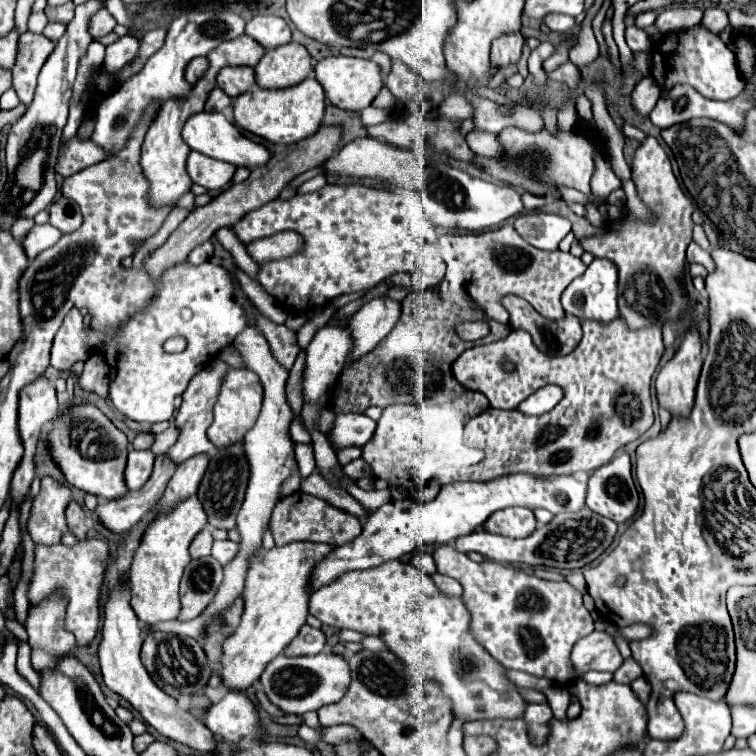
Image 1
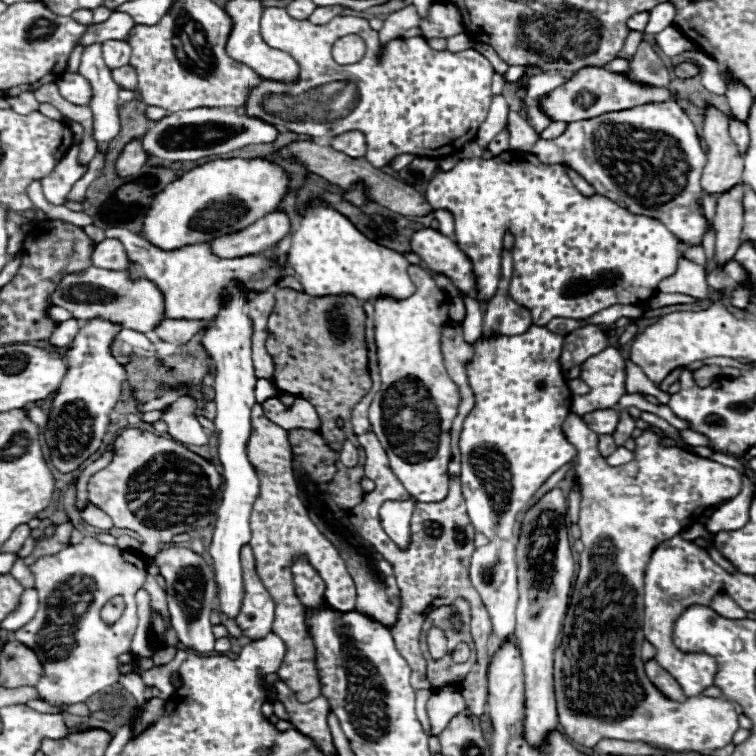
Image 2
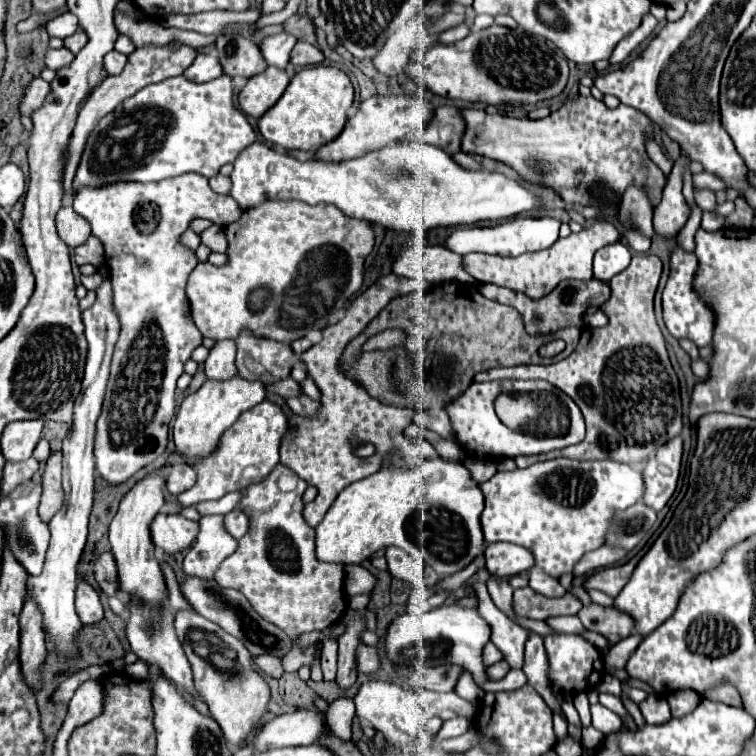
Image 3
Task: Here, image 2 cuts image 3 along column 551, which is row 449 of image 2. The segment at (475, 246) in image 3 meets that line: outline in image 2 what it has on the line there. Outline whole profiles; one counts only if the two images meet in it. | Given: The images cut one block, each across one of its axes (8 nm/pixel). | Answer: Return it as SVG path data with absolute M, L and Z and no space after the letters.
M230 288L230 296L226 306L216 316L214 324L206 328L202 336L202 344L216 366L214 378L214 402L216 402L216 436L218 436L218 460L222 466L222 495L216 511L214 524L214 538L210 544L210 556L214 566L214 576L218 584L218 602L220 610L228 618L236 618L242 600L244 600L244 580L242 580L242 562L240 550L244 544L250 542L250 512L258 498L258 474L246 456L248 438L252 434L252 420L250 412L256 404L254 400L254 366L252 366L252 350L250 350L250 336L252 336L252 320L242 312L242 306L248 302L248 296L240 294L236 288Z

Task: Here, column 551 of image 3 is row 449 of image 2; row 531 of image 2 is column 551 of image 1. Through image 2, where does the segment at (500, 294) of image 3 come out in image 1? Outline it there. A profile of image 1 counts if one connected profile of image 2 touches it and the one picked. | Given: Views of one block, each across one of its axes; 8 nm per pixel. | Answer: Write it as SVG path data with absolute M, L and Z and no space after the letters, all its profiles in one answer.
M508 294L502 298L502 306L510 314L510 326L514 330L522 328L530 332L534 344L554 356L554 354L570 354L580 338L582 338L582 324L576 316L564 316L560 320L550 320L538 314L524 298Z

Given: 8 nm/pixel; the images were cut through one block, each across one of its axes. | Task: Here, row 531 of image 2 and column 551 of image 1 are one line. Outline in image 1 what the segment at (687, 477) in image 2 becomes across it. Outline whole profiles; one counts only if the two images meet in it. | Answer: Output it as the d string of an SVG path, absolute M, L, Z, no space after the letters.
M454 544L438 546L434 562L440 574L462 584L462 600L470 612L470 632L496 662L554 682L576 678L570 652L580 638L594 632L594 620L576 588L568 582L542 580L492 560L476 564L464 552L458 552Z

